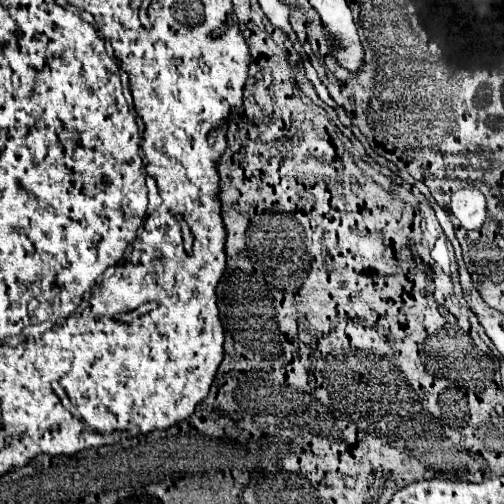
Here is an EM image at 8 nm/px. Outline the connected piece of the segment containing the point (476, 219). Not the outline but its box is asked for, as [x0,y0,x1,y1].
[448,188,486,230]

